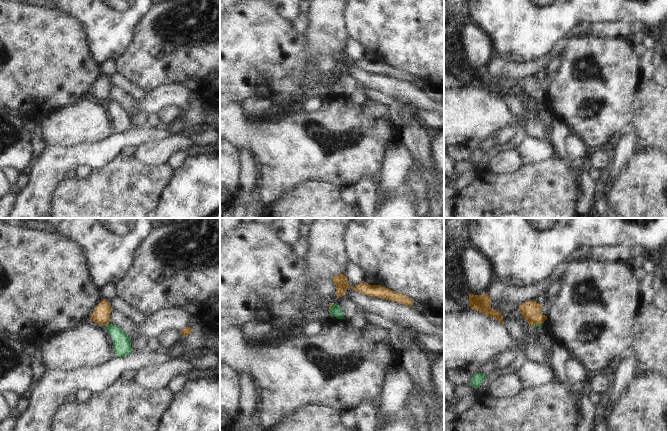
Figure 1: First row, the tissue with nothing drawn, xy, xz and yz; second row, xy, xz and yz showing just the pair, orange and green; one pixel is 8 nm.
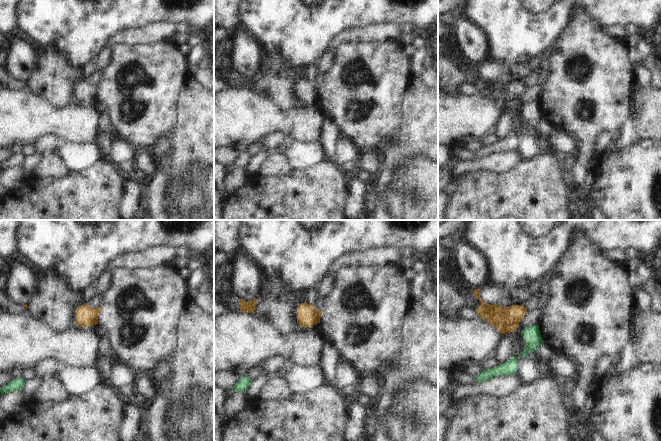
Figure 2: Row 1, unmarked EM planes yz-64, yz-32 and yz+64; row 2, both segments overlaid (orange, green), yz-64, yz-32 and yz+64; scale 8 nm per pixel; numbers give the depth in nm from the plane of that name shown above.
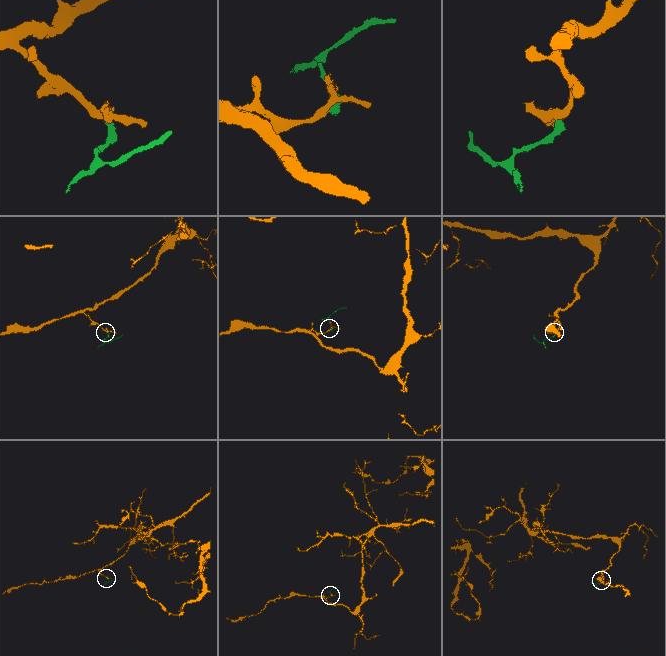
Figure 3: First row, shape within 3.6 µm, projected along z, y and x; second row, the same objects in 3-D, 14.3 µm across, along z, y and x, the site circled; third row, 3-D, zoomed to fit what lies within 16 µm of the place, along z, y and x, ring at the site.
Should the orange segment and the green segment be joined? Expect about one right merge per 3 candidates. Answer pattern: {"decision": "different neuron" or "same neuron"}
{"decision": "different neuron"}

